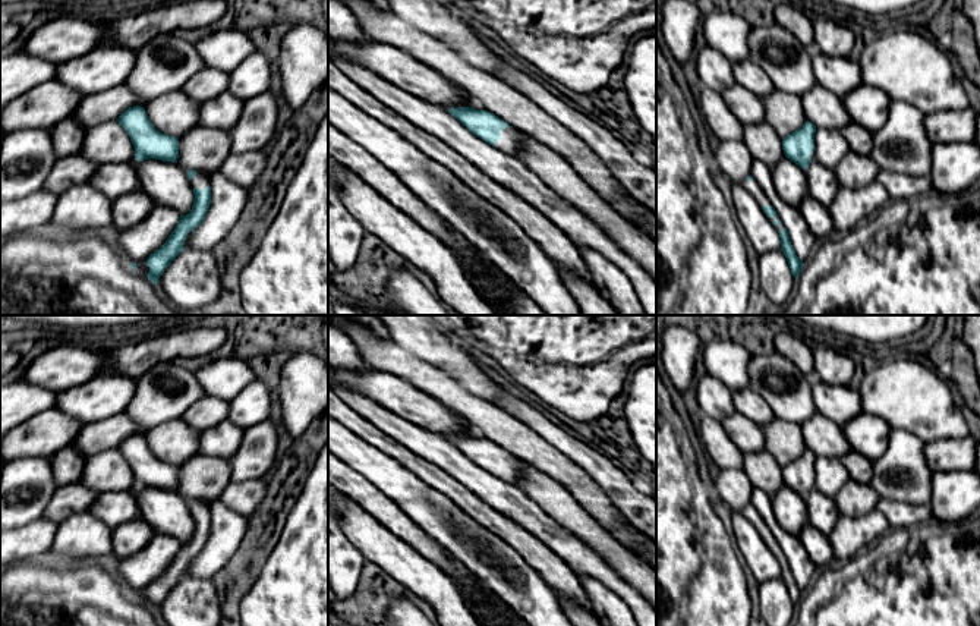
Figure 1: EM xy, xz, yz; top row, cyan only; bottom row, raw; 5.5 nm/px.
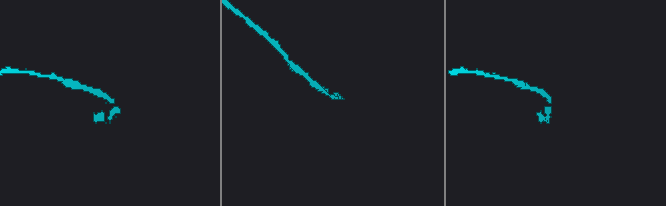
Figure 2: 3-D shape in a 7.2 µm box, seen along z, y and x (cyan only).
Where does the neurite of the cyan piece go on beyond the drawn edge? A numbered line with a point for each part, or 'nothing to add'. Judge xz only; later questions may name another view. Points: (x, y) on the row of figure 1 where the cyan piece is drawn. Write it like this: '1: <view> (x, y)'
1: xz (510, 141)

